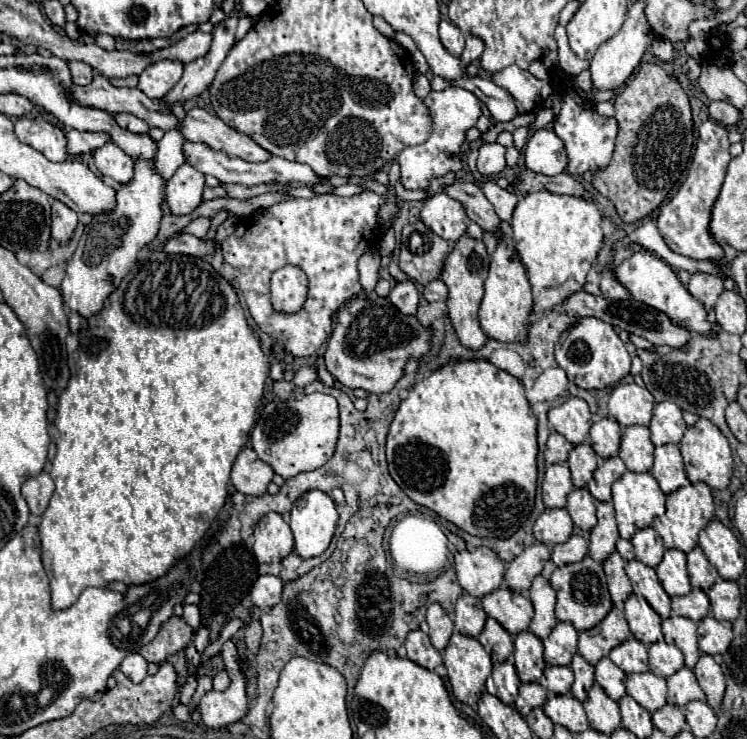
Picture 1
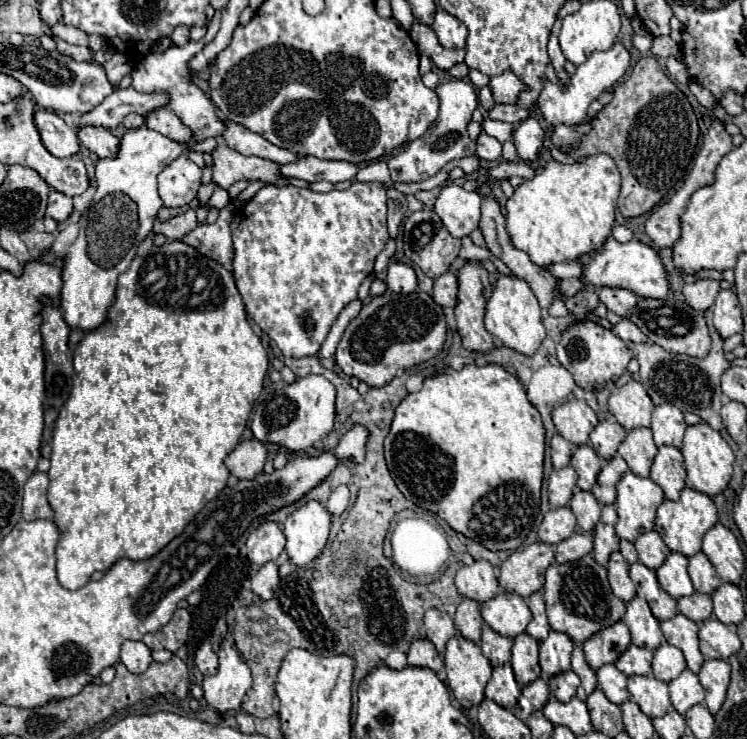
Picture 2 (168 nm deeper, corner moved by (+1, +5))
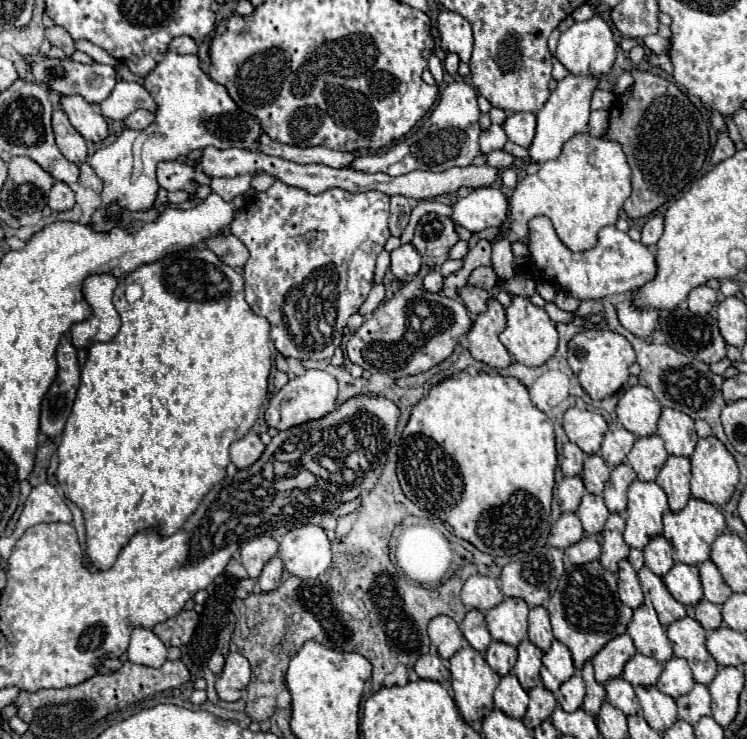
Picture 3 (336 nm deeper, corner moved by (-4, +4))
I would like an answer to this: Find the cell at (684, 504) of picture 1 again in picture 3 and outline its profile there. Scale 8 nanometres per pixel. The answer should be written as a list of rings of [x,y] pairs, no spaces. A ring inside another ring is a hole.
[[[691,497],[685,509],[681,509],[679,513],[671,513],[671,511],[665,513],[663,523],[665,523],[663,537],[673,545],[673,559],[679,563],[687,563],[687,565],[699,565],[699,563],[709,561],[713,541],[721,533],[725,533],[725,517],[721,509],[695,497]]]

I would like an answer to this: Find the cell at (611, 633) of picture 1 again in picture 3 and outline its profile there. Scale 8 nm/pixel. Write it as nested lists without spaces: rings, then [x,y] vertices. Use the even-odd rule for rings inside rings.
[[[627,633],[611,639],[595,657],[593,657],[593,667],[595,667],[595,679],[603,685],[609,679],[621,677],[625,663],[635,655],[635,645]]]

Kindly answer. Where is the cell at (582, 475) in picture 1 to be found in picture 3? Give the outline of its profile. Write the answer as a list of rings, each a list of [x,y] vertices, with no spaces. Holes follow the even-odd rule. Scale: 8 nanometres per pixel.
[[[597,453],[595,455],[587,455],[587,459],[585,459],[585,473],[583,473],[581,479],[583,479],[585,489],[589,493],[599,495],[603,491],[603,485],[609,479],[609,467],[603,461],[601,455],[597,455]]]

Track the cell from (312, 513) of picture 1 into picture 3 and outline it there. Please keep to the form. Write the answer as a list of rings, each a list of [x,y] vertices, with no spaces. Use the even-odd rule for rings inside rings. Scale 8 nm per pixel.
[[[303,525],[285,533],[277,557],[283,561],[285,569],[301,579],[315,579],[331,565],[331,545],[325,531],[319,525]]]

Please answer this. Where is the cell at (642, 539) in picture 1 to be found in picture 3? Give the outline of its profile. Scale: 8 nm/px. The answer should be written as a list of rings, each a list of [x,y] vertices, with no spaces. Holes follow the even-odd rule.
[[[653,537],[649,545],[643,549],[645,565],[659,577],[665,577],[667,571],[675,565],[671,543],[665,537]]]

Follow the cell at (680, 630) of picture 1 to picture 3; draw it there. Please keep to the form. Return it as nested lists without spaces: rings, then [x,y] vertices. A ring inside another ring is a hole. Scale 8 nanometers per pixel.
[[[683,617],[667,629],[667,637],[673,645],[675,657],[687,659],[693,679],[701,685],[709,685],[717,673],[717,663],[705,647],[705,629],[693,617]]]

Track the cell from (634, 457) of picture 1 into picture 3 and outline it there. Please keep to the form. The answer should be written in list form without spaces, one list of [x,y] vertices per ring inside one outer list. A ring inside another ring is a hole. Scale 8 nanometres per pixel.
[[[659,435],[639,437],[633,449],[627,455],[627,463],[635,469],[639,481],[655,481],[669,453],[665,451],[665,443]]]

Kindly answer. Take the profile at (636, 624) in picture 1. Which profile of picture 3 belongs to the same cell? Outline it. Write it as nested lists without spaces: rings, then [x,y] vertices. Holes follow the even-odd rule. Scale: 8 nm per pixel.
[[[643,603],[639,609],[635,609],[627,631],[639,653],[655,657],[661,663],[673,657],[673,649],[667,639],[667,633],[659,623],[651,603]]]

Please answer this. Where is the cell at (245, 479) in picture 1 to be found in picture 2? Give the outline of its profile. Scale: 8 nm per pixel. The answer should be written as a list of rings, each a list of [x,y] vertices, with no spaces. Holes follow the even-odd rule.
[[[246,440],[240,442],[226,458],[226,466],[232,476],[238,480],[252,480],[258,476],[266,464],[268,458],[268,446],[258,440]]]

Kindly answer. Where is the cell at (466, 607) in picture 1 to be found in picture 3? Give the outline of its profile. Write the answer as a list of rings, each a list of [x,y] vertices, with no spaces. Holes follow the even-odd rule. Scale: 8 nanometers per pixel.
[[[477,609],[467,611],[467,615],[461,623],[461,631],[473,649],[477,649],[479,653],[487,651],[487,647],[491,643],[491,635],[487,631],[487,623],[485,623],[485,617],[481,611],[477,611]]]

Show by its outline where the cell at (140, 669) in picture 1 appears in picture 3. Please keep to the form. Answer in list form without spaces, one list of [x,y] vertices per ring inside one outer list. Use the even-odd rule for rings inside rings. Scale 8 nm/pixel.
[[[135,627],[131,631],[131,643],[127,649],[127,657],[131,663],[137,663],[137,665],[161,667],[167,661],[167,647],[151,629]]]

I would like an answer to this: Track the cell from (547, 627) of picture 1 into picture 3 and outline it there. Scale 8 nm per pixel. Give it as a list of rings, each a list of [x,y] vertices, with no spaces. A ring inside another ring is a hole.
[[[533,607],[529,611],[529,639],[541,651],[549,651],[553,633],[551,633],[551,623],[549,623],[549,613],[545,607]]]

